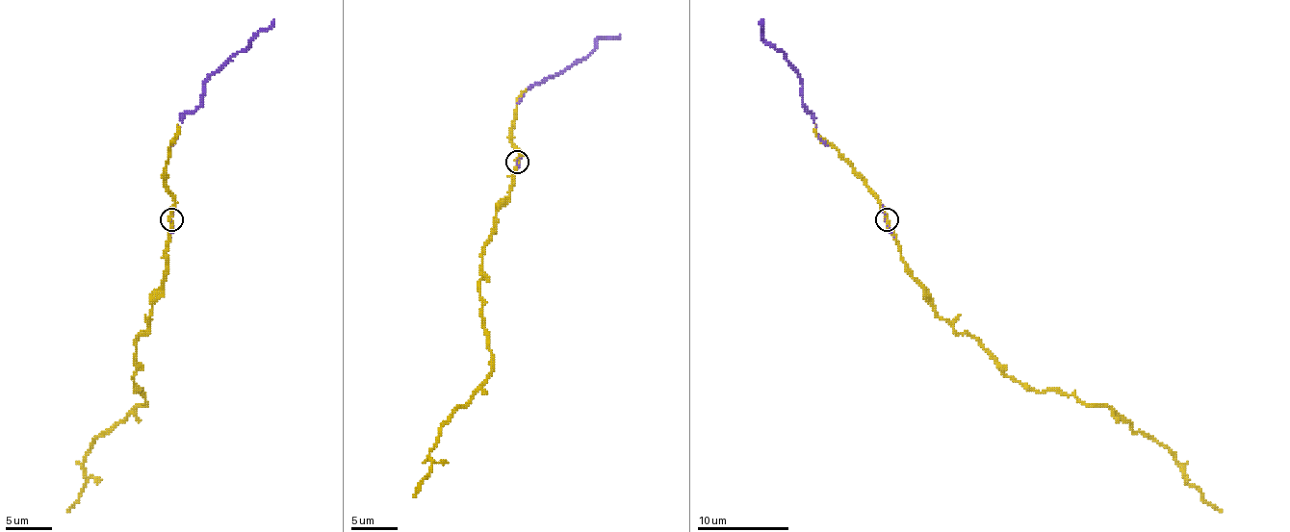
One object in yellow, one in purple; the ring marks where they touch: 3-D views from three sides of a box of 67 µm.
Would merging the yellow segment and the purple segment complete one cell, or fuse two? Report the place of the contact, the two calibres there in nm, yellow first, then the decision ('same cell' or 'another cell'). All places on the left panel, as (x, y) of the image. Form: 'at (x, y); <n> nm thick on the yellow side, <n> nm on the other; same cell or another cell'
at (171, 219); 240 nm thick on the yellow side, 40 nm on the other; same cell

